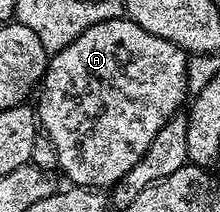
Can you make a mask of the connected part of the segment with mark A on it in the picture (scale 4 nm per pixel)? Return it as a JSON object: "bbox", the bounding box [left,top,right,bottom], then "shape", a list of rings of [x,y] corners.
{"bbox":[39,19,190,191],"shape":[[[131,19],[124,20],[92,25],[79,39],[52,54],[45,66],[39,129],[53,146],[57,169],[65,172],[66,182],[73,187],[105,191],[122,181],[142,161],[161,130],[178,116],[177,108],[189,89],[190,58],[185,50],[170,41],[163,43],[162,37],[149,39],[146,29]]]}

